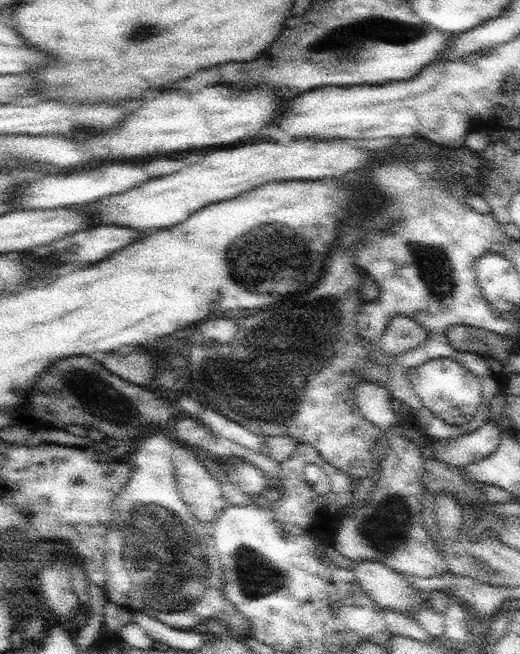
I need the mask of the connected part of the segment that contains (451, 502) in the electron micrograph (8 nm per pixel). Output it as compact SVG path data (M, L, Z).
M438 493L435 496L436 522L444 539L456 539L462 529L462 505L452 493Z

